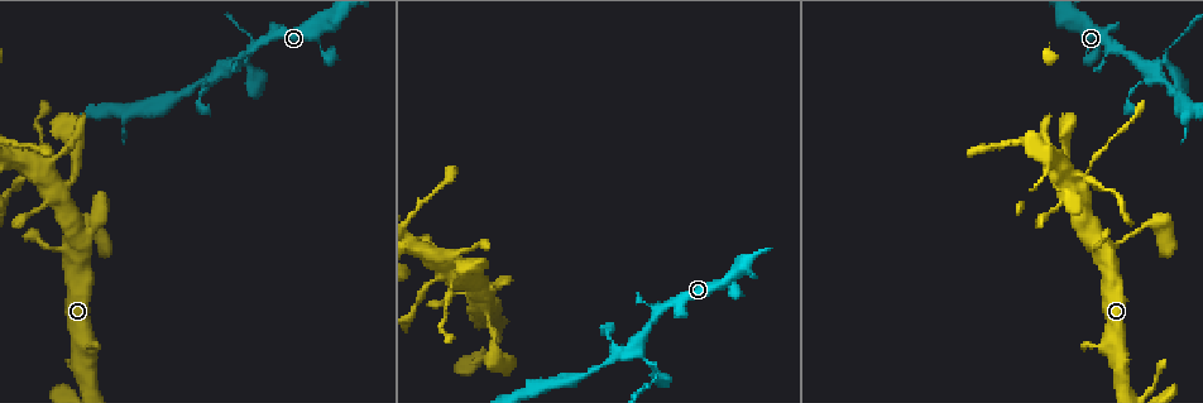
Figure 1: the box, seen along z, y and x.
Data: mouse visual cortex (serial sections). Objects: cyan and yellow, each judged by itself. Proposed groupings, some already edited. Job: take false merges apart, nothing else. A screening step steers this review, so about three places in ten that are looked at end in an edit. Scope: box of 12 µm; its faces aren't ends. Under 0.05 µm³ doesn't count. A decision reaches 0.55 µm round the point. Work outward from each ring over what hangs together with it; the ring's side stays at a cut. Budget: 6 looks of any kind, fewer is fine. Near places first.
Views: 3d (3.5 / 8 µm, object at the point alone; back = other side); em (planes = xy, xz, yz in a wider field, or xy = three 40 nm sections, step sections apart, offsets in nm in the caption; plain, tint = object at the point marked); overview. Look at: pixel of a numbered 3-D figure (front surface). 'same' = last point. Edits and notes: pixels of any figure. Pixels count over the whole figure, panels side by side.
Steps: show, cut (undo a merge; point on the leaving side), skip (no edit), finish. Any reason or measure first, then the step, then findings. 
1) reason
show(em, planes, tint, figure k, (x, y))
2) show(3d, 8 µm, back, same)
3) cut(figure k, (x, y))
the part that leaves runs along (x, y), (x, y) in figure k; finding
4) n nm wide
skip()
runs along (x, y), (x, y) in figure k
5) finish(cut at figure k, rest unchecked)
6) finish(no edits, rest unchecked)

show(3d, 3.5 µm, figure 1, (228, 68))

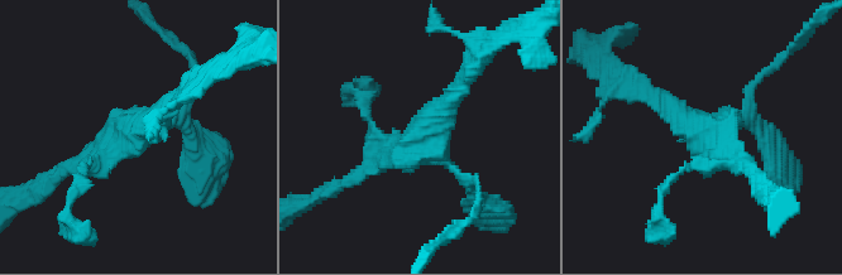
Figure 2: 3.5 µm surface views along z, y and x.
show(em, xy, step 5, tint, figure 2, (142, 131))

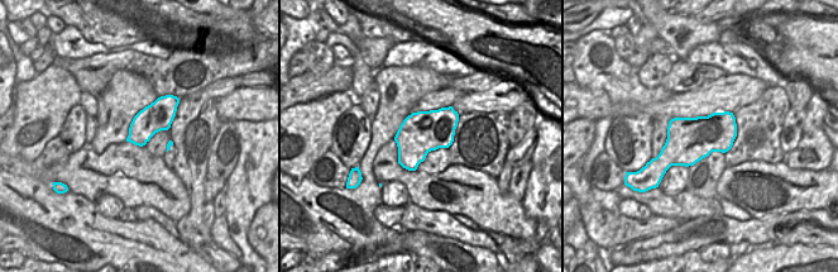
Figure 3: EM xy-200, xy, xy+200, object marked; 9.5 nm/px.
arms of 150, 200, 200, 200 nm
skip()
runs along (469, 73), (419, 141), (364, 167) in figure 2; one cell here

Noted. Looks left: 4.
sharp bend
show(3d, 3.5 µm, figure 1, (1087, 54))

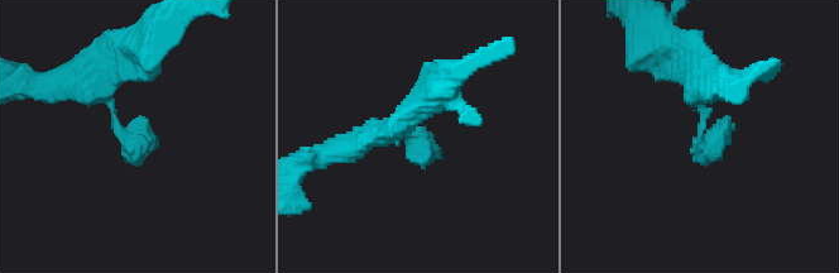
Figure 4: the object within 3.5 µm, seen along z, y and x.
need the tissue
show(em, planes, tint, figure 4, (699, 137))

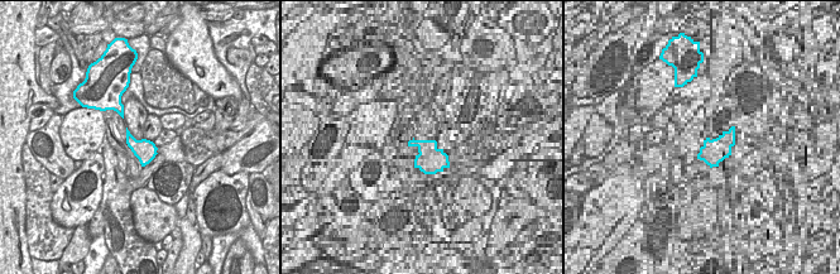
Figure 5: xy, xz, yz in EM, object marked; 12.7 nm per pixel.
skip()
runs along (72, 78), (108, 101), (130, 144), (145, 118) in figure 4; all the same cell

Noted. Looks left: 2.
show(3d, 3.5 µm, figure 1, (488, 314))

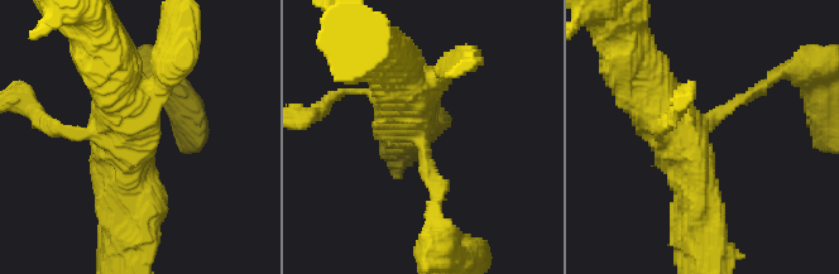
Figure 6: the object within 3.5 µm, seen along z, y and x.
shape alone is not enough
show(em, xy, step 2, tint, figure 6, (420, 139))

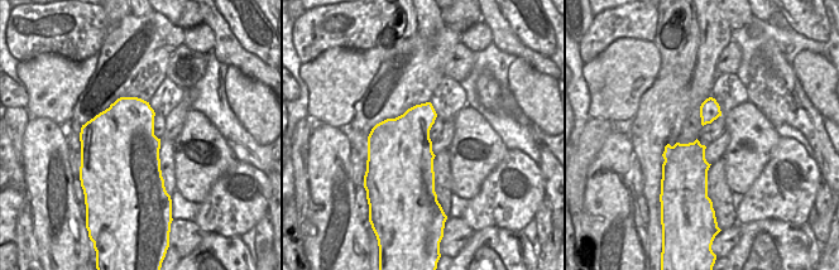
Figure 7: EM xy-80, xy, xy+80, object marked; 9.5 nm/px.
550 nm wide
skip()
runs along (701, 210), (679, 133), (627, 58) in figure 6; continuous, no second cell

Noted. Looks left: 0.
finish(no edits, rest unchecked)

